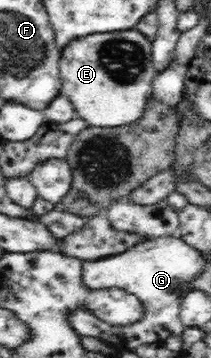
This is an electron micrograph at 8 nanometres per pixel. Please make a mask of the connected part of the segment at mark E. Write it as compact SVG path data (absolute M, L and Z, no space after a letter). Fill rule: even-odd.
M130 28L130 30L116 30L114 32L90 33L86 36L71 40L61 50L61 57L59 60L59 69L62 79L61 94L68 96L76 109L79 117L87 120L90 127L106 127L106 126L122 126L130 124L142 118L146 105L153 94L153 80L156 78L156 71L154 70L153 54L152 54L152 39L148 38L142 31L137 28Z

